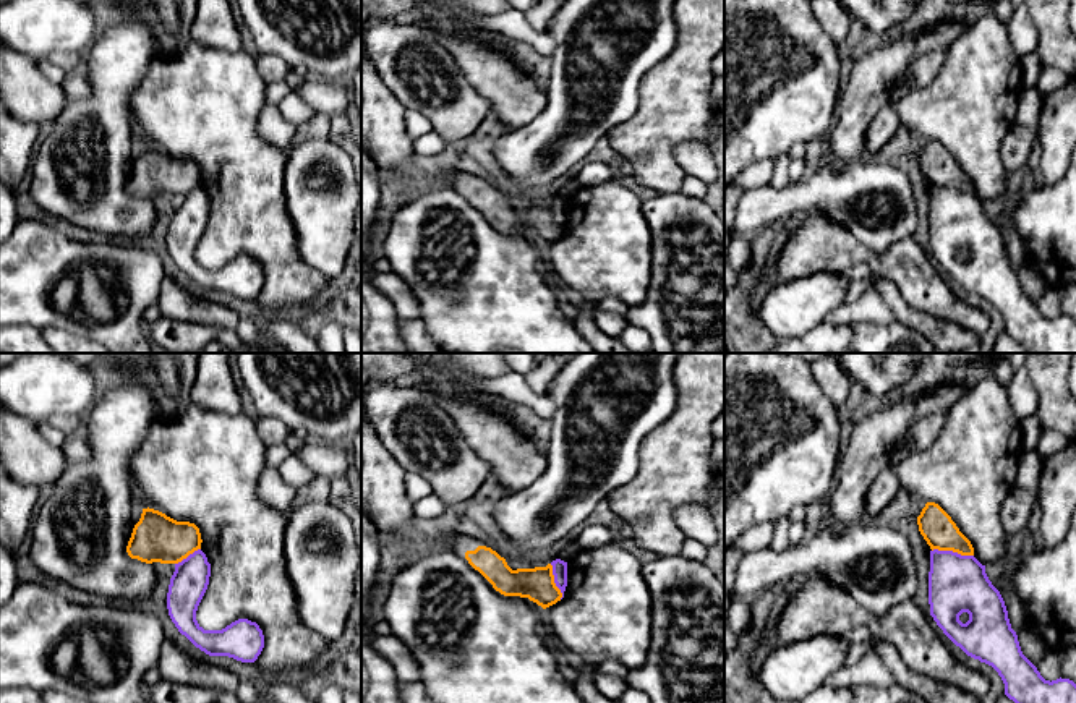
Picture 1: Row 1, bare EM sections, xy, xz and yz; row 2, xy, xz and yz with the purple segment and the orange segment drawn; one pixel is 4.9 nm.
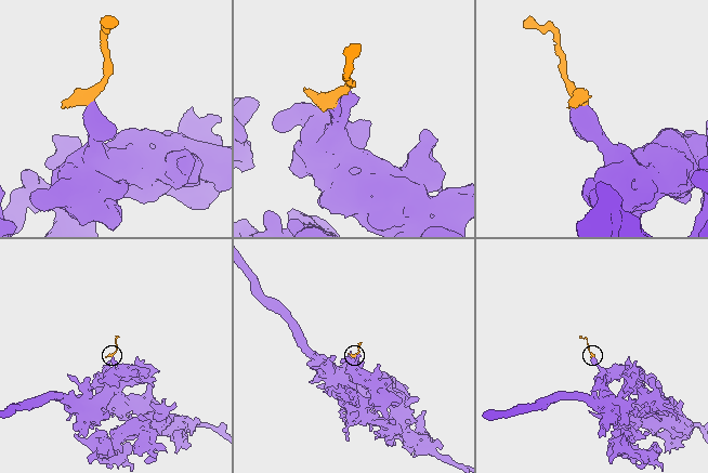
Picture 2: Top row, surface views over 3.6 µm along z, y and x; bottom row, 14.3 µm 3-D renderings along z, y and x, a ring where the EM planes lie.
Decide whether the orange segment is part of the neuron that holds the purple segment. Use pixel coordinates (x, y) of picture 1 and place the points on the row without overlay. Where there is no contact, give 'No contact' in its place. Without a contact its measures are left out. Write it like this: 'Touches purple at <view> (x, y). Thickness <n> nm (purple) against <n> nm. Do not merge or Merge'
Touches purple at yz (952, 188). Thickness 280 nm (purple) against 170 nm. Do not merge

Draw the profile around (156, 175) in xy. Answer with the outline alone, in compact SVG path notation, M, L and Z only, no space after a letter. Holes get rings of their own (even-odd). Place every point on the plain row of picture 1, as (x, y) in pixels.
M139 146L126 190L131 196L152 201L178 201L201 186L201 170L194 160L177 159L154 146Z

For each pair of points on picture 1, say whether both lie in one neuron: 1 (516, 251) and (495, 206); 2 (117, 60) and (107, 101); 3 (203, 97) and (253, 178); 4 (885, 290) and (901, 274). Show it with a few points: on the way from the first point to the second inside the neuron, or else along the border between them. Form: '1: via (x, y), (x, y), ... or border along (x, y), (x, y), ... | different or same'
1: border along (504, 232), (527, 234), (538, 243) | different
2: via (114, 70), (112, 91) | same
3: via (211, 117), (235, 159) | same
4: border along (879, 279), (887, 279), (908, 305), (919, 310) | different

